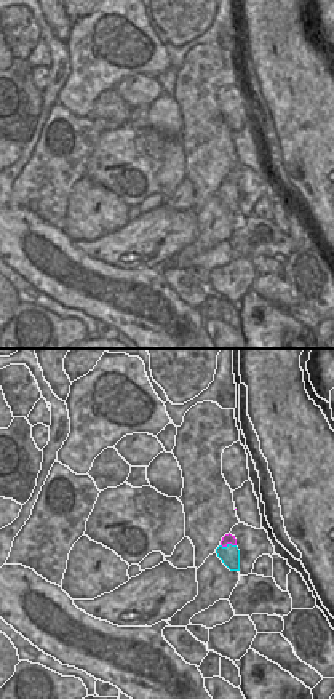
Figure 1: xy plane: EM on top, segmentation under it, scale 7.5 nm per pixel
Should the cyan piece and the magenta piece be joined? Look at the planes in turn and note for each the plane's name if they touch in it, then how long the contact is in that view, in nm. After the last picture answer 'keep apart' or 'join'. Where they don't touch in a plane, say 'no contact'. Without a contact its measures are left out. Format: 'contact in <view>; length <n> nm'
contact in xy; length 120 nm

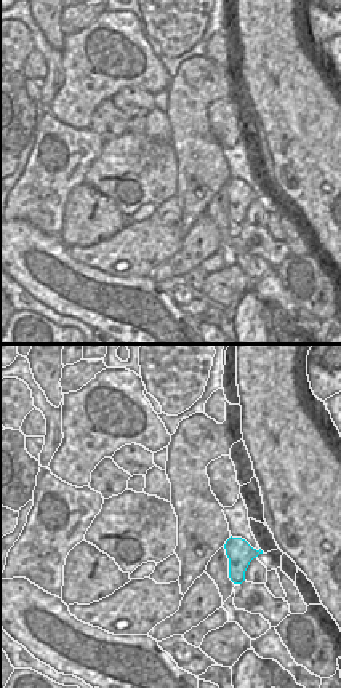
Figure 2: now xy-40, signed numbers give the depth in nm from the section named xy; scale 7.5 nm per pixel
no contact

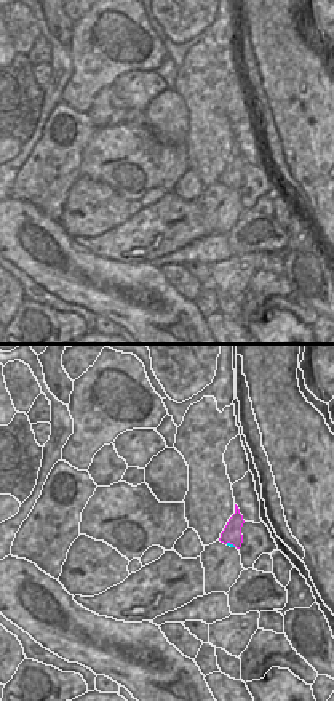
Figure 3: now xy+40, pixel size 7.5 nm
contact in xy+40; length 90 nm

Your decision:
keep apart

